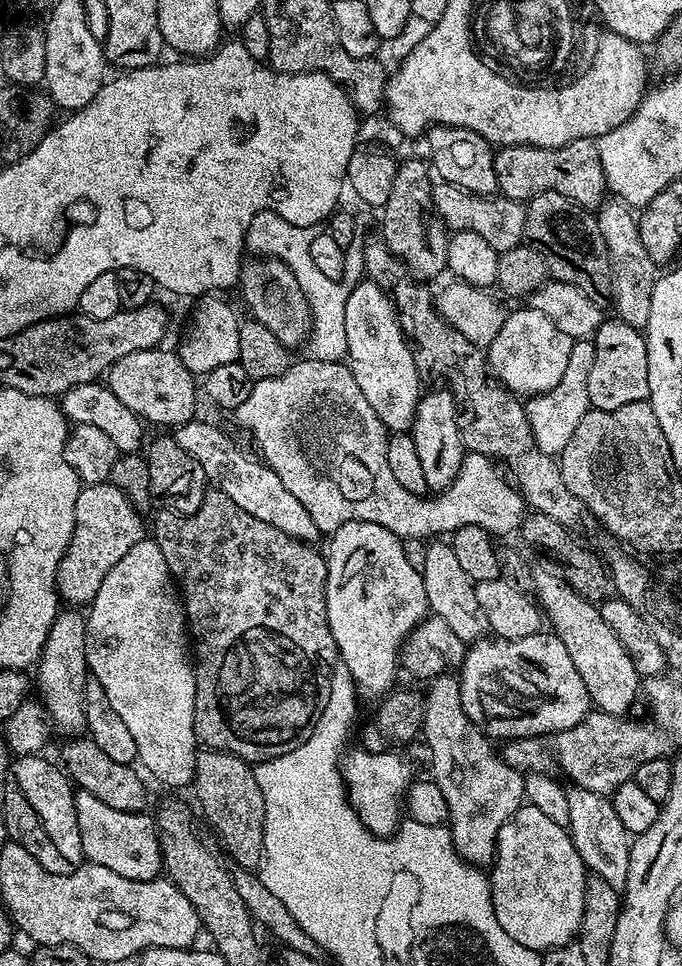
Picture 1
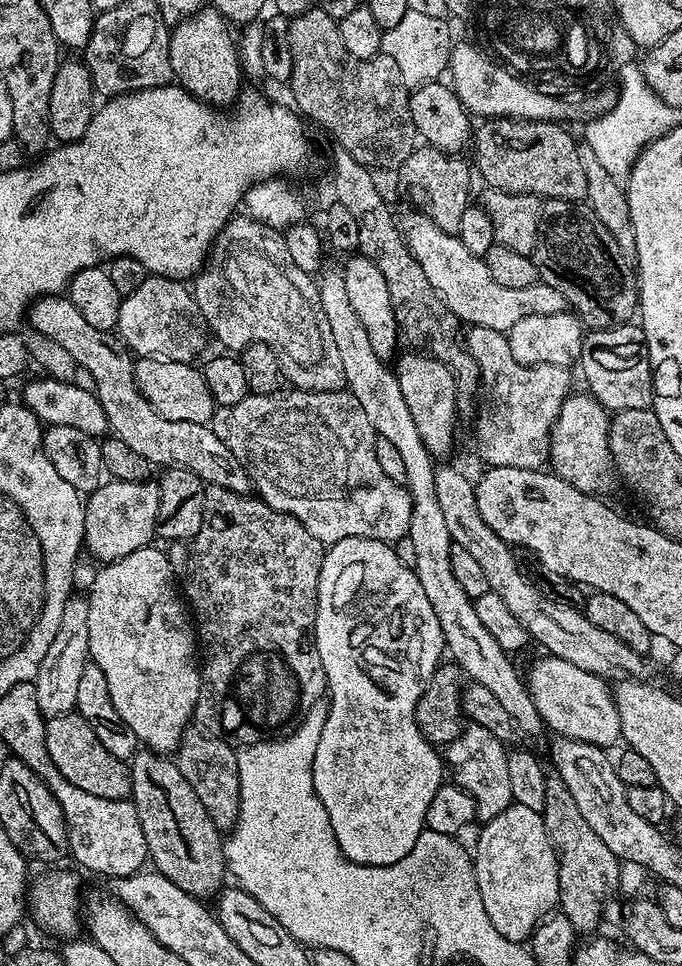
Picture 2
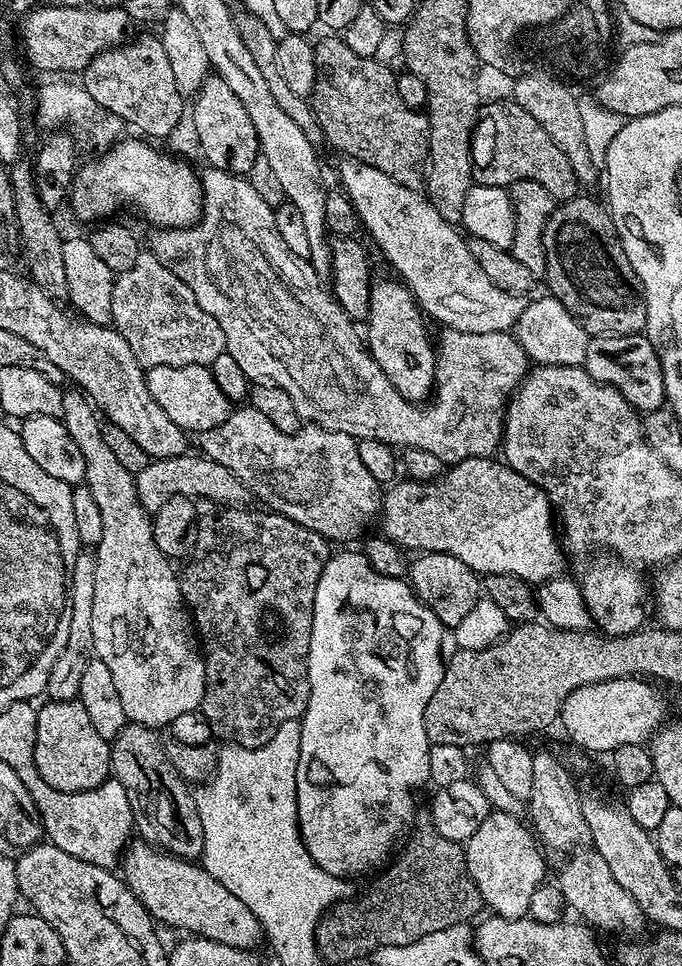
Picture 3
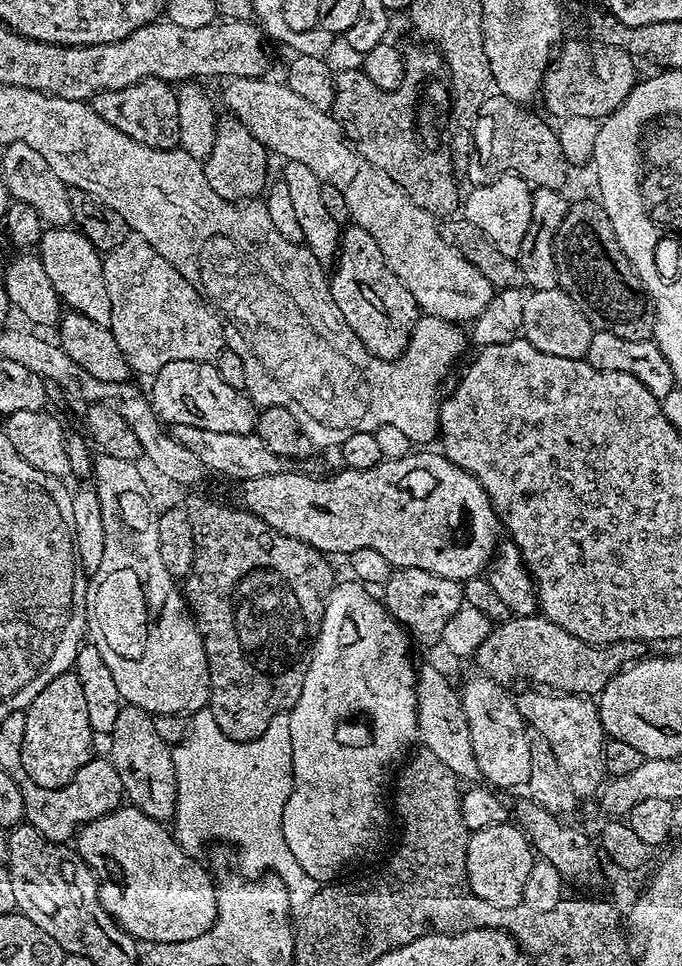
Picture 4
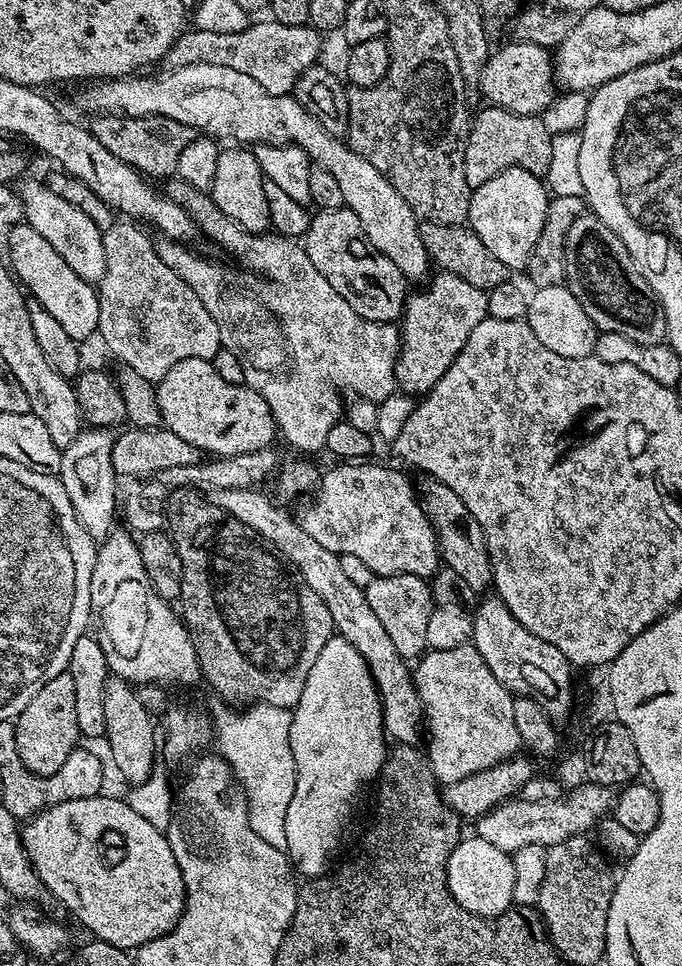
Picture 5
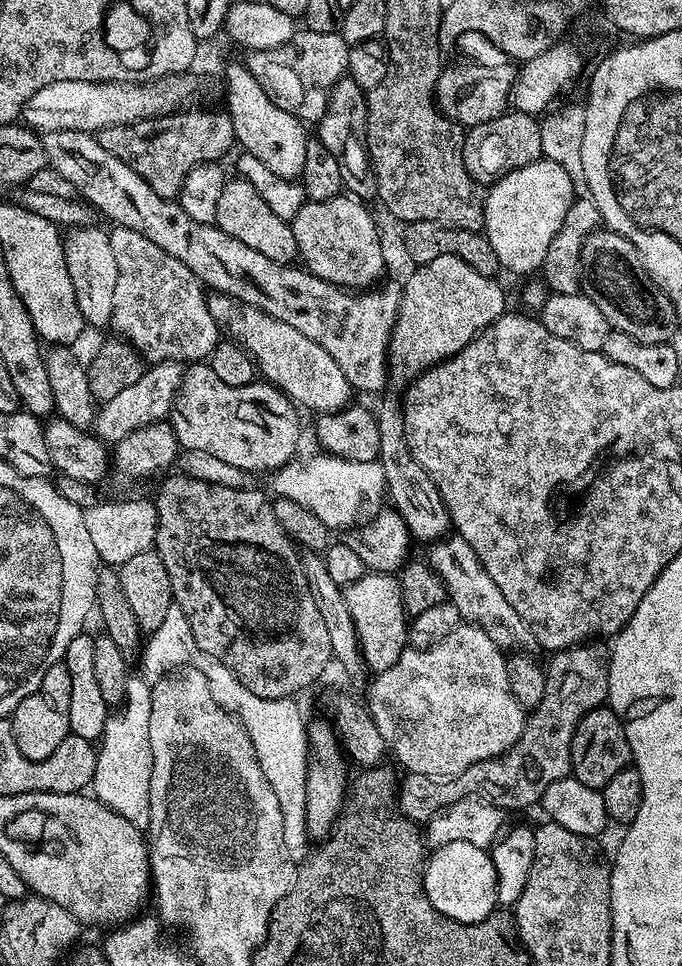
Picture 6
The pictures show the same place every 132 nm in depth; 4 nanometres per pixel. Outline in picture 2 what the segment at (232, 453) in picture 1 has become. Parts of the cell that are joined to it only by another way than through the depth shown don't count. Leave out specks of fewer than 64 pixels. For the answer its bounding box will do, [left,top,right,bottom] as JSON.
[27,295,250,493]

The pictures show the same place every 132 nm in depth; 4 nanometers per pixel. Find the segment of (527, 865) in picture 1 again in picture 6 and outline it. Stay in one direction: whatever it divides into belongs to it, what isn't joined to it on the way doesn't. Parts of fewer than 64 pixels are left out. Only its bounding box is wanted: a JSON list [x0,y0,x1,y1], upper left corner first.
[424,842,498,924]

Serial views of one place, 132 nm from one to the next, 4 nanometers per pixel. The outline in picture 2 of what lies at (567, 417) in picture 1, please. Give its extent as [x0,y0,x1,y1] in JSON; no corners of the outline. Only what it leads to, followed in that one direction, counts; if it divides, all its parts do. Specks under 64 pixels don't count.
[466,327,573,470]

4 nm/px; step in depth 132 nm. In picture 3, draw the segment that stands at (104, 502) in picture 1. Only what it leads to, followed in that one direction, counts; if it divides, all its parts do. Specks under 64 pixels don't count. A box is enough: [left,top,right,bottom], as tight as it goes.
[135,454,249,514]

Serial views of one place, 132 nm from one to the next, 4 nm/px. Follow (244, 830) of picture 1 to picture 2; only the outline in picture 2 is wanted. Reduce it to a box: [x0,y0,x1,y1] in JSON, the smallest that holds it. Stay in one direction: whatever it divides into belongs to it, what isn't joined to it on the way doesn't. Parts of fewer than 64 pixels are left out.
[175,728,240,832]

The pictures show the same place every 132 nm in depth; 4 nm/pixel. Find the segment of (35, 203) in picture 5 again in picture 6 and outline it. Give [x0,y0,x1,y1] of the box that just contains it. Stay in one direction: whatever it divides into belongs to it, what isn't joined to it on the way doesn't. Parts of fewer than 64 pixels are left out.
[63,226,118,328]

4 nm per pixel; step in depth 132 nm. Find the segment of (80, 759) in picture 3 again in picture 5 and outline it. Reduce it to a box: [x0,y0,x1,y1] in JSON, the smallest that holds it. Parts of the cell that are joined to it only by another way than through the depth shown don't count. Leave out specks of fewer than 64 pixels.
[16,671,81,776]

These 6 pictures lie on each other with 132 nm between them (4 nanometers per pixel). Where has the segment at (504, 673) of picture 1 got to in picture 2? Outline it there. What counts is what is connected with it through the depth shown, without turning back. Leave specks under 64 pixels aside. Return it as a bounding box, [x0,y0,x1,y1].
[526,655,621,749]

